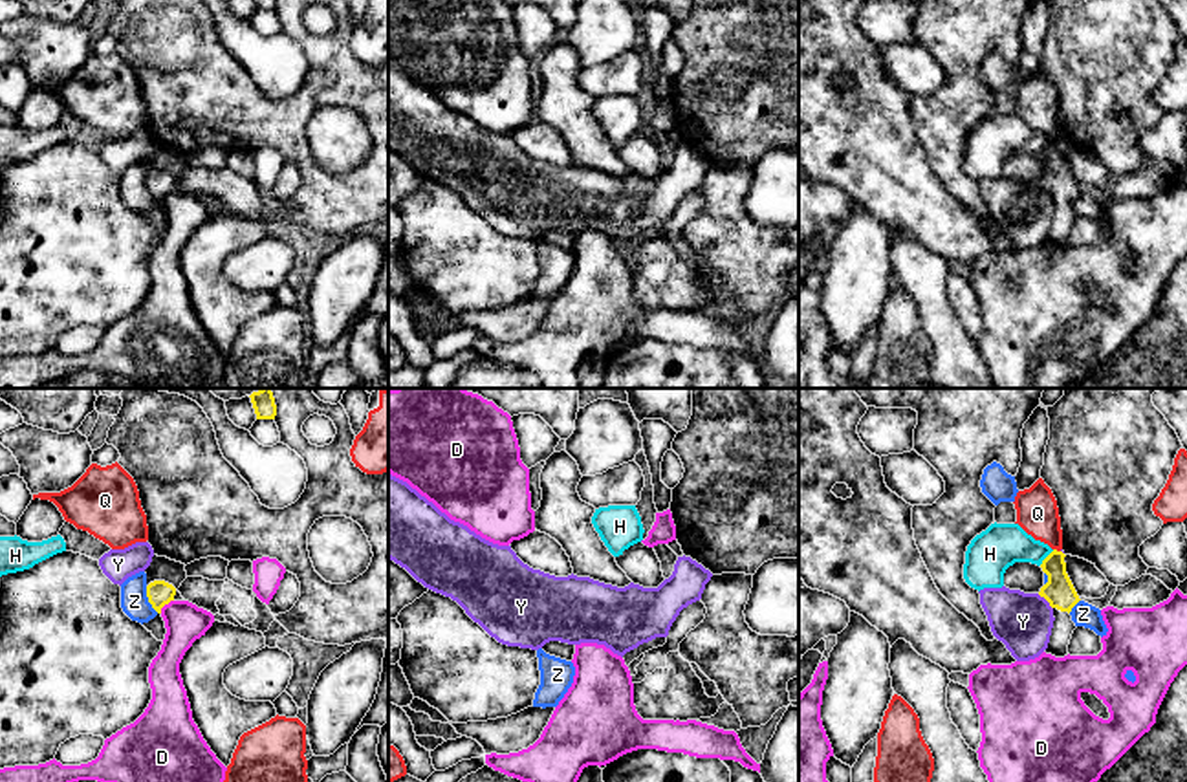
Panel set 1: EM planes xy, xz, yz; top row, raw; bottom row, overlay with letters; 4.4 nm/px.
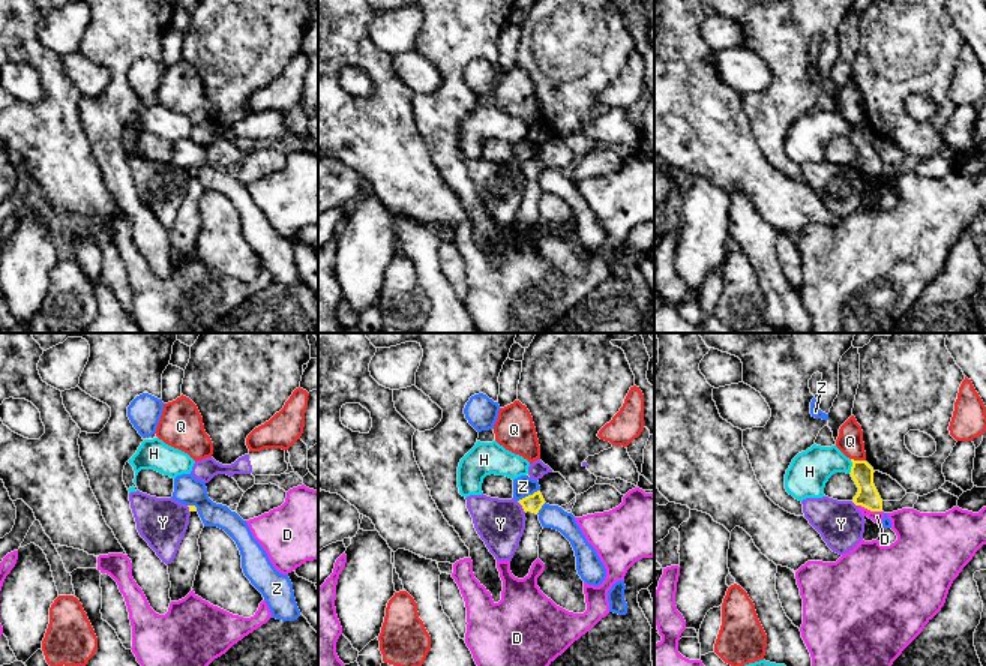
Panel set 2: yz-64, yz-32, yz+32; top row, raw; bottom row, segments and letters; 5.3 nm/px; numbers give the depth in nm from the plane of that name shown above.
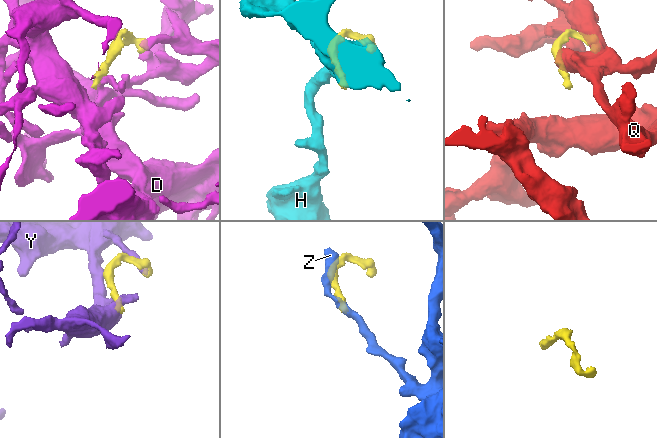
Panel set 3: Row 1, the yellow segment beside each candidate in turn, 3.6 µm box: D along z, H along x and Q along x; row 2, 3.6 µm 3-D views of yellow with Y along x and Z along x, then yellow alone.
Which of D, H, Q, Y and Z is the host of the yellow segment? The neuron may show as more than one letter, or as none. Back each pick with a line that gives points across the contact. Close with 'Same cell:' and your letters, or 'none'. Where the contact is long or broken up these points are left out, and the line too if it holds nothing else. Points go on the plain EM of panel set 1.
Same cell: none

